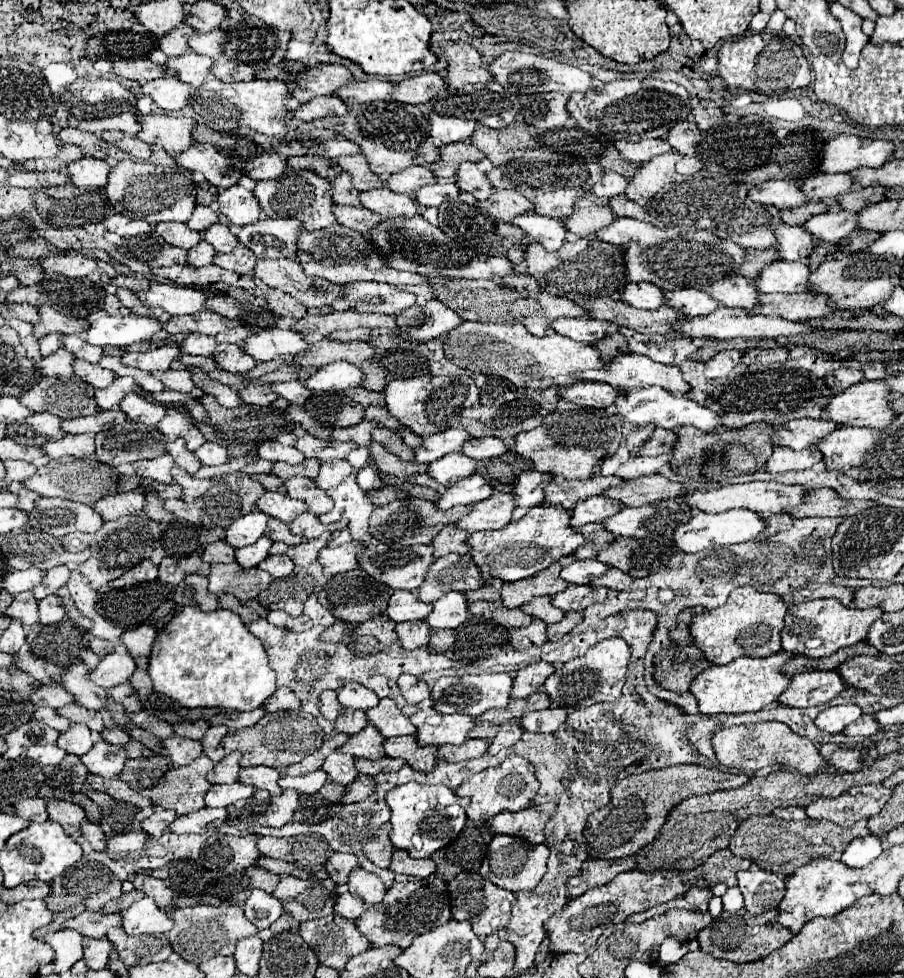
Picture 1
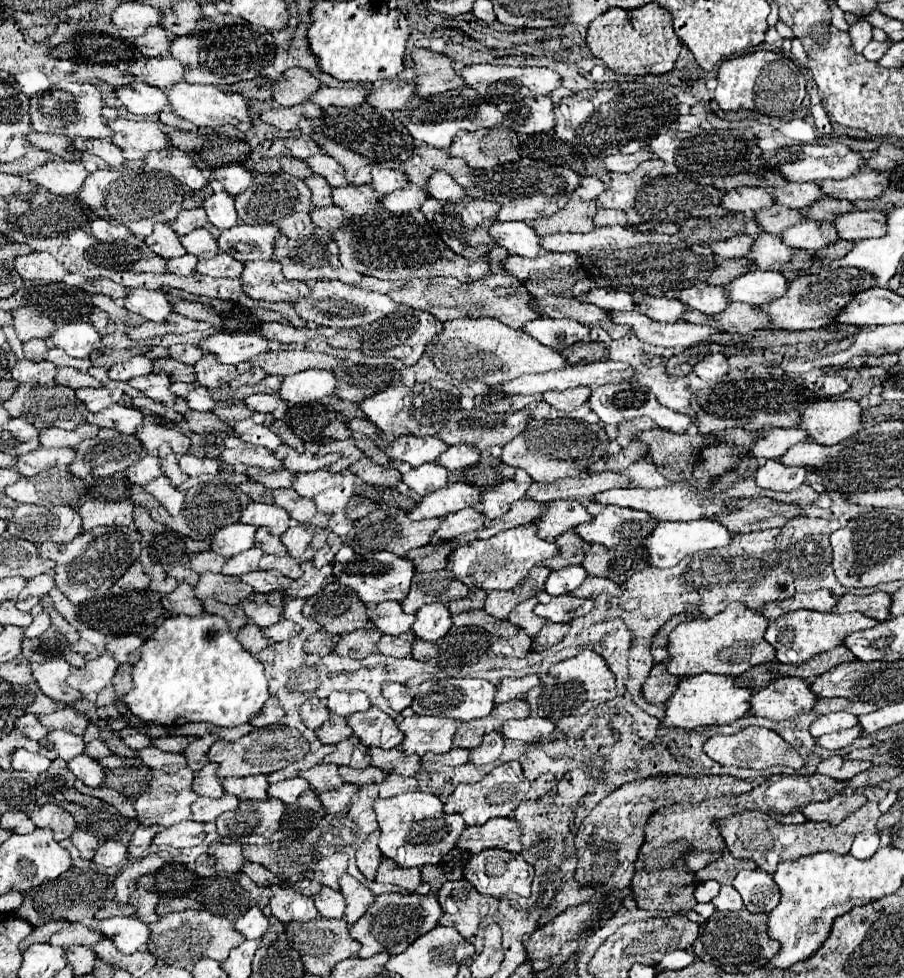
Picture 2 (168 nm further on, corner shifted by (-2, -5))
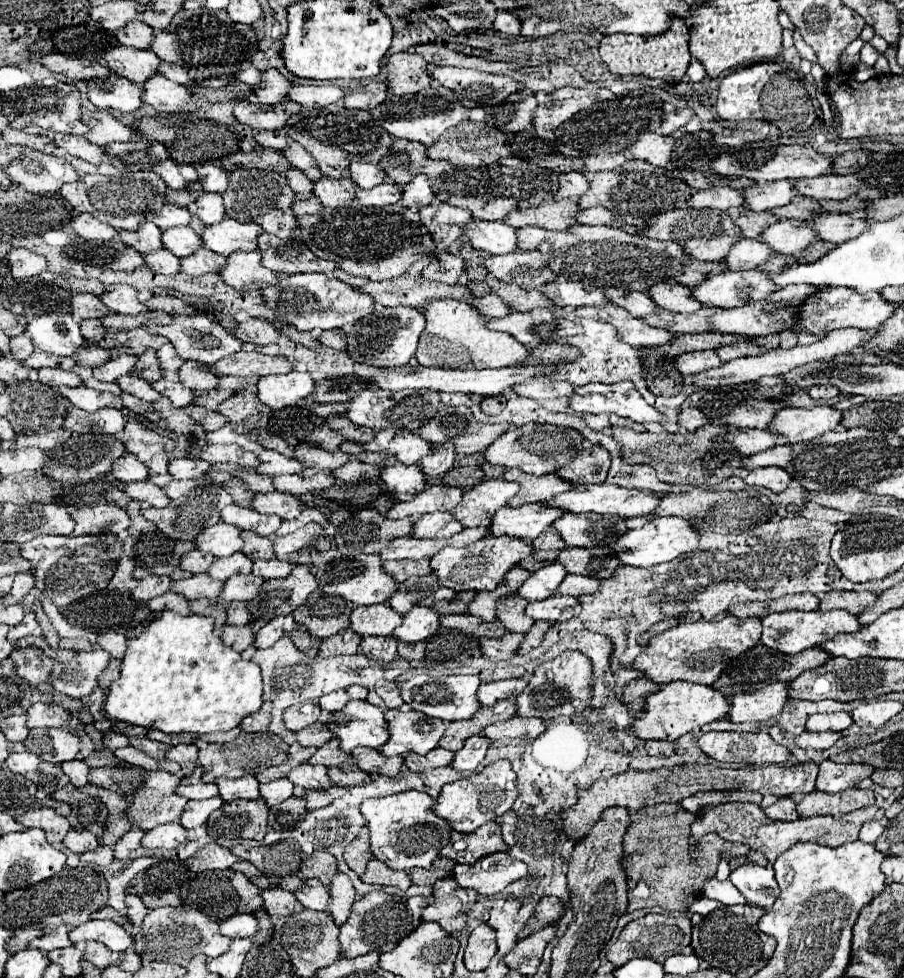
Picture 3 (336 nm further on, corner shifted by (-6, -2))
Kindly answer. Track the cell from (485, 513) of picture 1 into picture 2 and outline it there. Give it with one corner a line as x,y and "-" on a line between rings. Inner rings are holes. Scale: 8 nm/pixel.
464,508
460,512
448,514
444,524
434,532
434,538
454,540
458,536
476,532
478,528
484,528
484,522
486,522
486,516
482,516
478,508

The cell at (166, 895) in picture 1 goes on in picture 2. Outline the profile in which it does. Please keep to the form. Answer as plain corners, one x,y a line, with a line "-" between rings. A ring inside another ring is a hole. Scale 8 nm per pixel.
136,888
132,894
130,894
130,904
134,904
138,908
138,916
146,922
146,924
152,924
158,920
158,914
156,914
156,906
160,902
160,894
156,892
148,892
148,890
142,890
142,888

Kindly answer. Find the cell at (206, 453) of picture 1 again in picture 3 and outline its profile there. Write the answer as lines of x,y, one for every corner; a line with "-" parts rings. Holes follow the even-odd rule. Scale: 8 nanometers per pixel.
172,459
168,463
168,473
174,479
198,479
210,469
210,463
200,459

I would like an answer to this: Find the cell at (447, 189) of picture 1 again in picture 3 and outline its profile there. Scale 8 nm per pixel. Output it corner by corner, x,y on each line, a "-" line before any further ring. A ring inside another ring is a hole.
380,183
372,189
358,189
356,199
366,207
388,207
394,205
402,195
402,185

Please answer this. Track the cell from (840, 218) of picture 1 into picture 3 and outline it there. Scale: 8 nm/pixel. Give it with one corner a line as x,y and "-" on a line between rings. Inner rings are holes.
780,219
774,225
766,227
758,239
766,243
774,253
798,257
800,251
814,243
818,237
806,221

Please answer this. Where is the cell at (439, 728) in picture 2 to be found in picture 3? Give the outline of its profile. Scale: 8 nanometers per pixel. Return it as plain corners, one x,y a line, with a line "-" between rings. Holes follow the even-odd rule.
408,711
396,713
392,721
388,721
388,741
378,749
382,755
404,755
404,753
418,753
426,755
428,751
436,749
440,737
444,735
444,721
422,717
422,713

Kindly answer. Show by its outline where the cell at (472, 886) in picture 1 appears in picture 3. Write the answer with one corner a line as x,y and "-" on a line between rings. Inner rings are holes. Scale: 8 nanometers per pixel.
438,879
432,891
434,903
422,913
424,921
436,921
446,933
462,931
466,927
466,911
476,903
478,893
460,889
452,879

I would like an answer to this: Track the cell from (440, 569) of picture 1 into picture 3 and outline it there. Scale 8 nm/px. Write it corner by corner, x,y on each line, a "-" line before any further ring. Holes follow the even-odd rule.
434,575
410,577
410,581
404,581
398,587
400,587
398,593
390,597
388,605
400,615
406,615
414,605
432,607
436,601
452,599
456,595
456,591
442,587

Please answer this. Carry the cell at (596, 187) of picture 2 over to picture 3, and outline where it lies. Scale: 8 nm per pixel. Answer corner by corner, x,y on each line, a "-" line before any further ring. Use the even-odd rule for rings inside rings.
560,173
558,175
558,191
554,199
578,199
588,189
588,179
584,173

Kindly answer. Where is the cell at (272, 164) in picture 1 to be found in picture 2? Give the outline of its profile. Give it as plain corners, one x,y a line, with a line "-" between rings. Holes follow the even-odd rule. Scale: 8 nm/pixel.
230,164
230,166
222,166
214,170
216,180
220,180
224,184
224,190
232,196
244,192
246,188
250,188
250,184
254,184
254,170
248,170
244,166
238,164

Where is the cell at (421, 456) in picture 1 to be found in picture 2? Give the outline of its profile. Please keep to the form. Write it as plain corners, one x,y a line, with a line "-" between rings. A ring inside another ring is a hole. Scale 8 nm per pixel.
406,436
406,442
400,446
402,454
400,460
408,462
410,466
420,466
426,462
436,462
442,452
446,452
448,444
438,440
436,436
418,438
418,436

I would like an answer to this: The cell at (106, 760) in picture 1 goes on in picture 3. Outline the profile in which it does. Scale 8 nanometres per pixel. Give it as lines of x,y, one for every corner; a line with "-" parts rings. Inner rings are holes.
80,759
62,763
62,771
68,775
68,779
70,779
70,783
72,783
74,787
82,787
82,785
88,783
88,771
90,771
90,769
88,769
88,765
86,765
84,761
80,761

